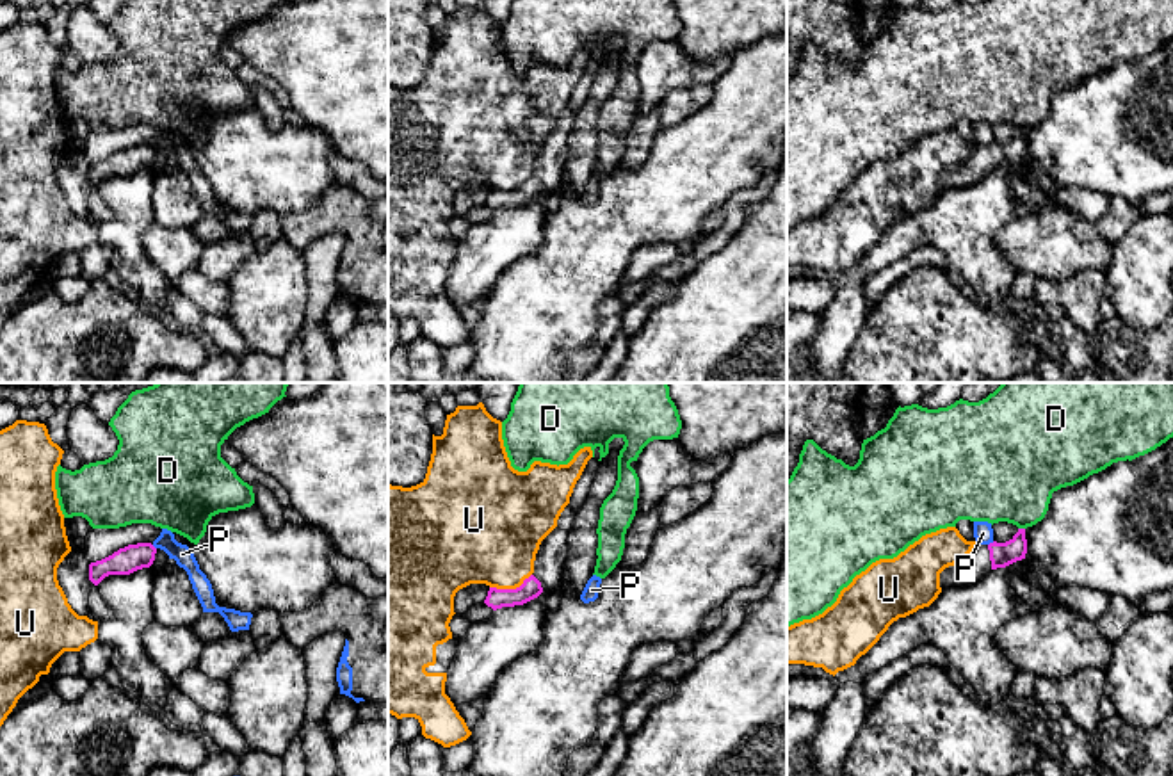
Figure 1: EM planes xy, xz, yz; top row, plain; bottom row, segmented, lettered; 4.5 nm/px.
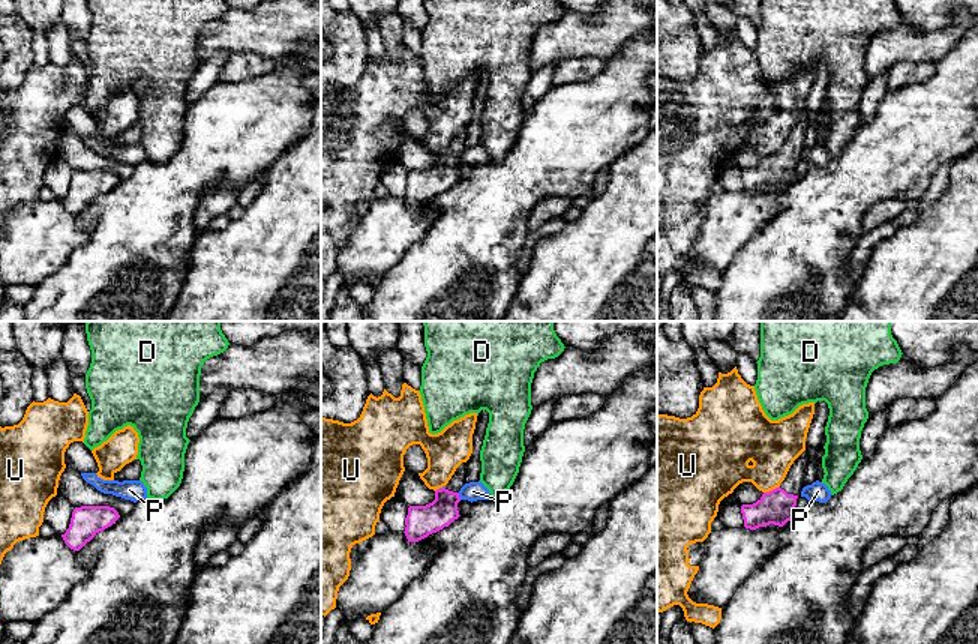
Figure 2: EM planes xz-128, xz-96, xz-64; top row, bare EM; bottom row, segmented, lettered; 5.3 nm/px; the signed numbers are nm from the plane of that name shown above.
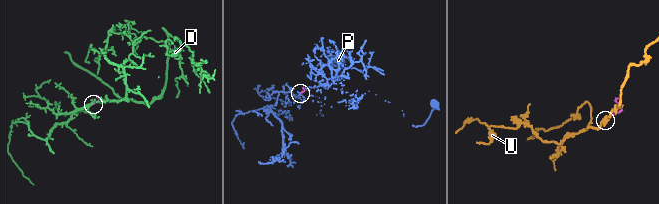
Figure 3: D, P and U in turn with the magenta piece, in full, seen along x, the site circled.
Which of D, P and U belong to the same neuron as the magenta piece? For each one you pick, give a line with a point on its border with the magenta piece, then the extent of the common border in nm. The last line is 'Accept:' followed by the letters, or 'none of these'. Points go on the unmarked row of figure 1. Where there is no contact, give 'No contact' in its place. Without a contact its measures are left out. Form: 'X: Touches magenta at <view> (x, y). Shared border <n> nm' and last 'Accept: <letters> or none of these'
Accept: none of these

